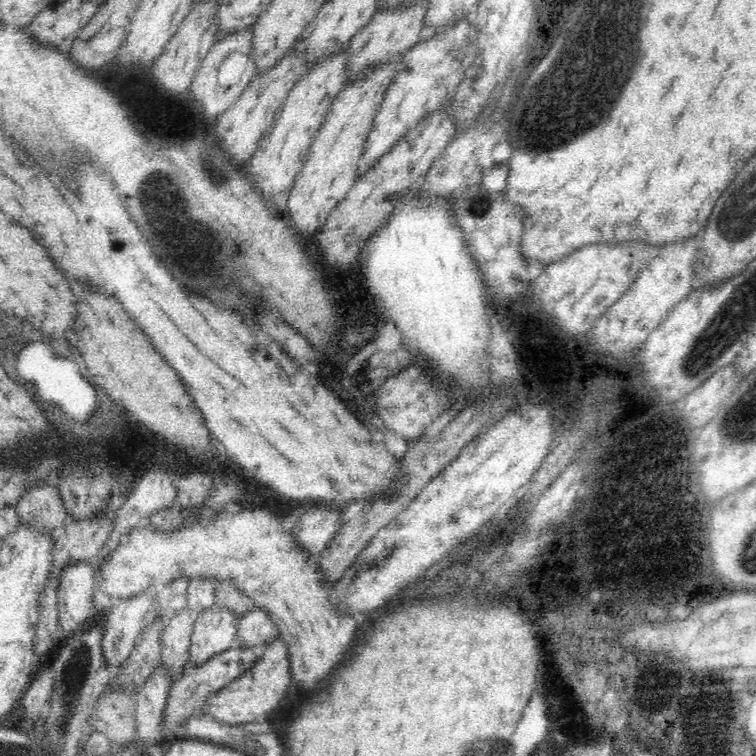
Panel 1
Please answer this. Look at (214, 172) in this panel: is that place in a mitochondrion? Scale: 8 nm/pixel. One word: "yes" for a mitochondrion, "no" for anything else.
yes

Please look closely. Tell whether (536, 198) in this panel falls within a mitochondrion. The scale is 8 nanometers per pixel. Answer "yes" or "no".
no

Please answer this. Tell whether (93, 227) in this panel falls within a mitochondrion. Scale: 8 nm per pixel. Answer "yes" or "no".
no

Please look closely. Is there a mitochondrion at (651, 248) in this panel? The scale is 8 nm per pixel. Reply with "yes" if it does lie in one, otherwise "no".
no

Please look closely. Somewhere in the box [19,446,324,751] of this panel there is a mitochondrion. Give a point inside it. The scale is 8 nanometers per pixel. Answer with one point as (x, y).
(76, 669)

